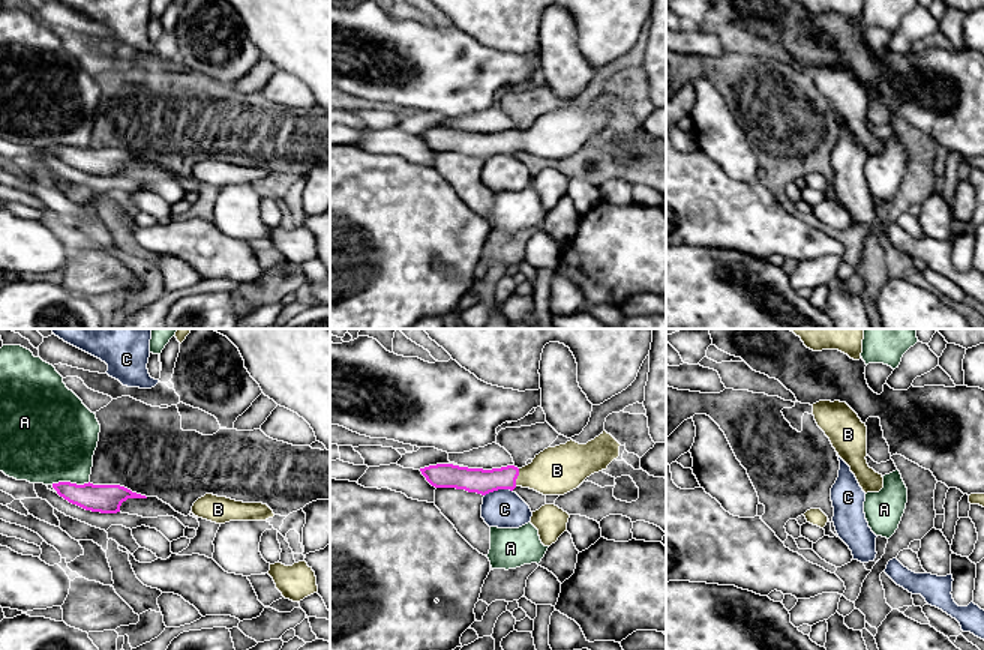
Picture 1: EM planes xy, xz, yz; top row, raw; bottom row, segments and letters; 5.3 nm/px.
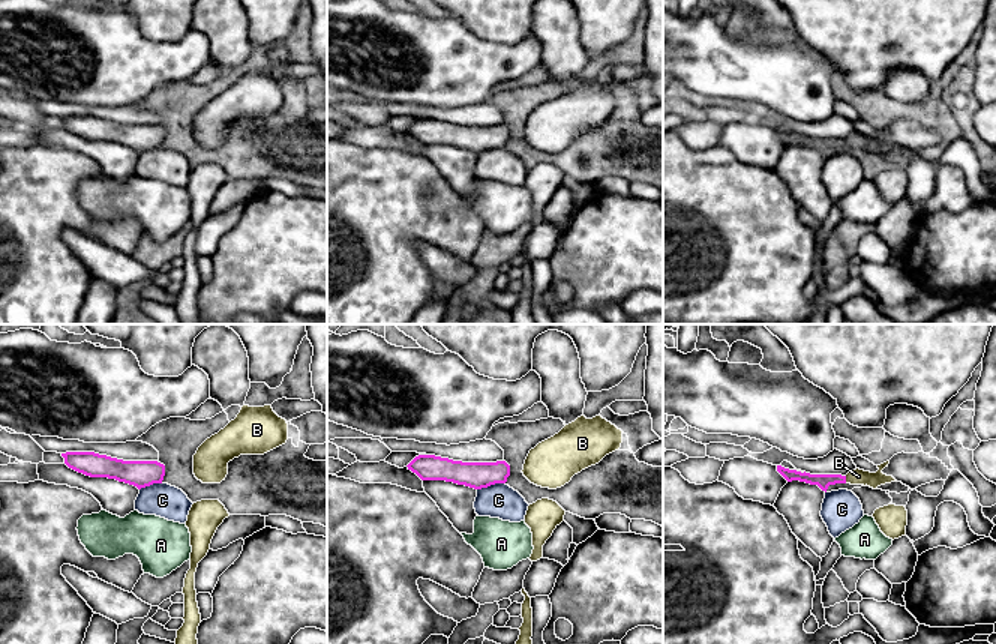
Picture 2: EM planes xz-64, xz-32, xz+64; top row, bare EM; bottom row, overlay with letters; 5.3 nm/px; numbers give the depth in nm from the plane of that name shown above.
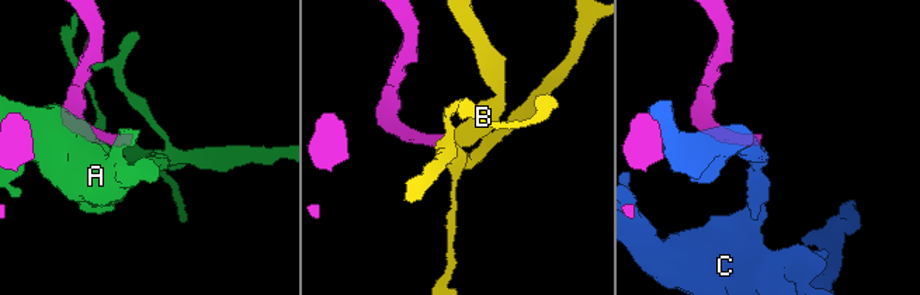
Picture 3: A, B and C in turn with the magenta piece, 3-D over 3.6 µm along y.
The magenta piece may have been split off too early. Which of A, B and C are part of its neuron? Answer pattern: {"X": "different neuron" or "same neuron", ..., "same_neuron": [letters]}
{"A": "different neuron", "B": "same neuron", "C": "different neuron", "same_neuron": ["B"]}

